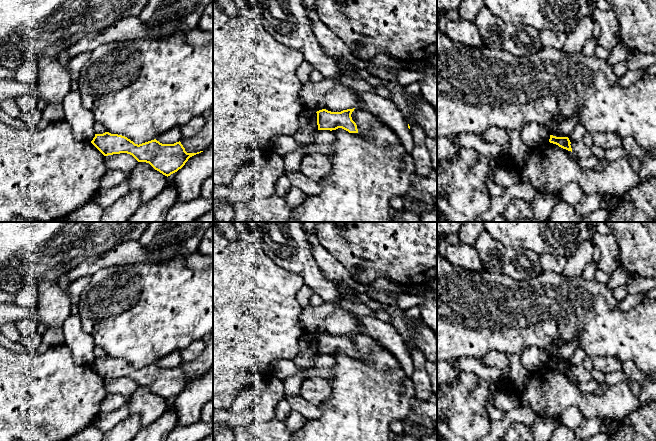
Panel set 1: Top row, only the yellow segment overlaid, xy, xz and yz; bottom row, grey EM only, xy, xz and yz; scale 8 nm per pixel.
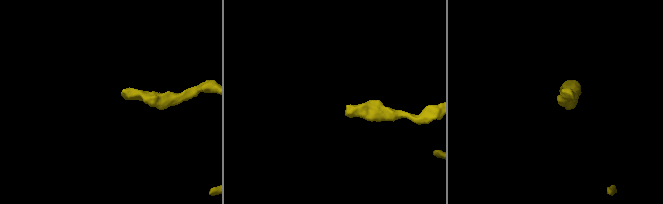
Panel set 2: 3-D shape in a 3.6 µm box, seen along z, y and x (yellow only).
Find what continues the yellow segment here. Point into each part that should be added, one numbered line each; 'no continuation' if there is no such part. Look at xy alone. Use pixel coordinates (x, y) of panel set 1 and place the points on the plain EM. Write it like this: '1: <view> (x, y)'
no continuation

